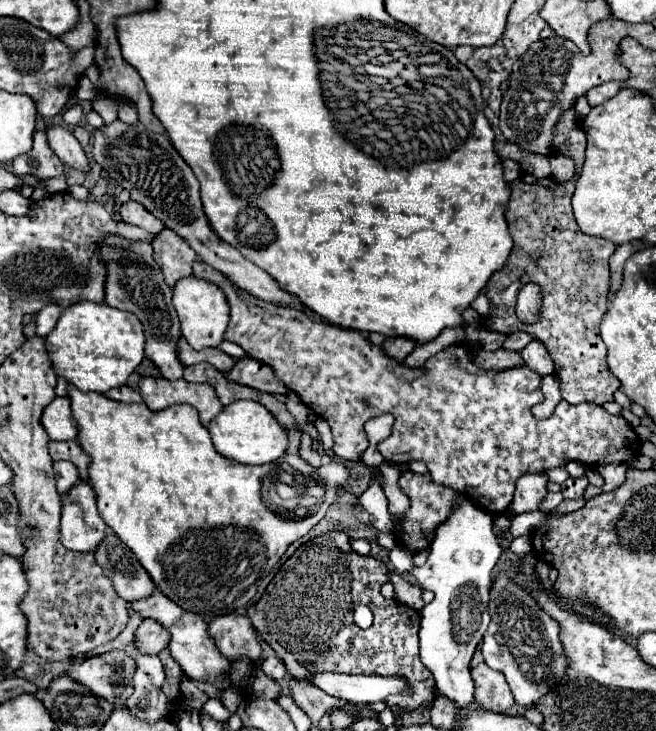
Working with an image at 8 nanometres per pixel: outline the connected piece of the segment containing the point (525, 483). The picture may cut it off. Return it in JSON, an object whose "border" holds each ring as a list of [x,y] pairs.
{"border":[[[523,474],[517,480],[517,490],[515,490],[509,510],[515,516],[523,512],[535,512],[541,508],[545,496],[547,496],[547,476],[545,474]]]}

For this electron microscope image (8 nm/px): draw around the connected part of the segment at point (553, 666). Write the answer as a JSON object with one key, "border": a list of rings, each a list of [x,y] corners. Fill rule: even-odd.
{"border":[[[499,572],[491,584],[489,616],[491,624],[481,642],[485,664],[493,670],[499,670],[507,678],[515,704],[521,708],[531,708],[541,696],[545,696],[545,692],[551,692],[553,684],[565,678],[569,658],[565,656],[559,638],[561,626],[549,618],[549,614],[541,612],[541,608],[537,608],[537,600],[529,596],[529,590],[513,582],[507,572]]]}

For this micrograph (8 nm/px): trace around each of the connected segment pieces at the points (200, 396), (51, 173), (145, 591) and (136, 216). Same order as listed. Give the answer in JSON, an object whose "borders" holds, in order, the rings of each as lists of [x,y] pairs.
{"borders":[[[[147,376],[139,380],[139,392],[151,410],[163,410],[173,404],[191,404],[199,410],[201,424],[209,422],[223,410],[211,384],[189,384],[187,380],[165,380],[163,376]]],[[[45,130],[35,132],[33,148],[27,154],[17,156],[17,160],[13,160],[13,174],[15,176],[31,174],[35,178],[55,178],[63,174],[63,162],[49,148]]],[[[111,530],[107,534],[107,540],[97,546],[95,560],[101,564],[105,576],[109,576],[113,582],[115,592],[127,602],[143,600],[153,594],[155,584],[149,572],[141,568],[133,552],[129,552],[129,548]]],[[[129,200],[121,206],[121,218],[129,224],[135,224],[135,226],[141,226],[145,228],[147,232],[161,232],[165,228],[165,224],[161,224],[161,220],[157,220],[147,208],[141,208],[141,204],[137,204],[135,200]]]]}

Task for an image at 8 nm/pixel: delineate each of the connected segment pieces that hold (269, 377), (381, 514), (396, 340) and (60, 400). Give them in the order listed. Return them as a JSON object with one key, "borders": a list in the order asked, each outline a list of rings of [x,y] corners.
{"borders":[[[[241,358],[233,370],[229,370],[225,374],[229,380],[261,390],[261,392],[269,392],[269,394],[287,394],[285,384],[281,384],[281,380],[277,380],[277,374],[267,368],[267,364],[261,364],[257,360],[249,360],[249,358]]],[[[378,467],[369,468],[371,482],[368,489],[358,498],[361,506],[373,517],[372,525],[383,533],[392,530],[392,522],[388,513],[388,500],[378,485],[382,474]]],[[[393,336],[393,338],[387,338],[385,342],[383,342],[383,350],[389,354],[389,356],[393,356],[393,358],[397,358],[397,360],[405,360],[405,356],[415,348],[415,340],[411,340],[411,338],[405,338],[405,336]]],[[[55,396],[53,404],[45,408],[41,416],[41,424],[51,440],[71,440],[77,436],[77,424],[71,418],[69,410],[69,398],[67,396]]]]}

